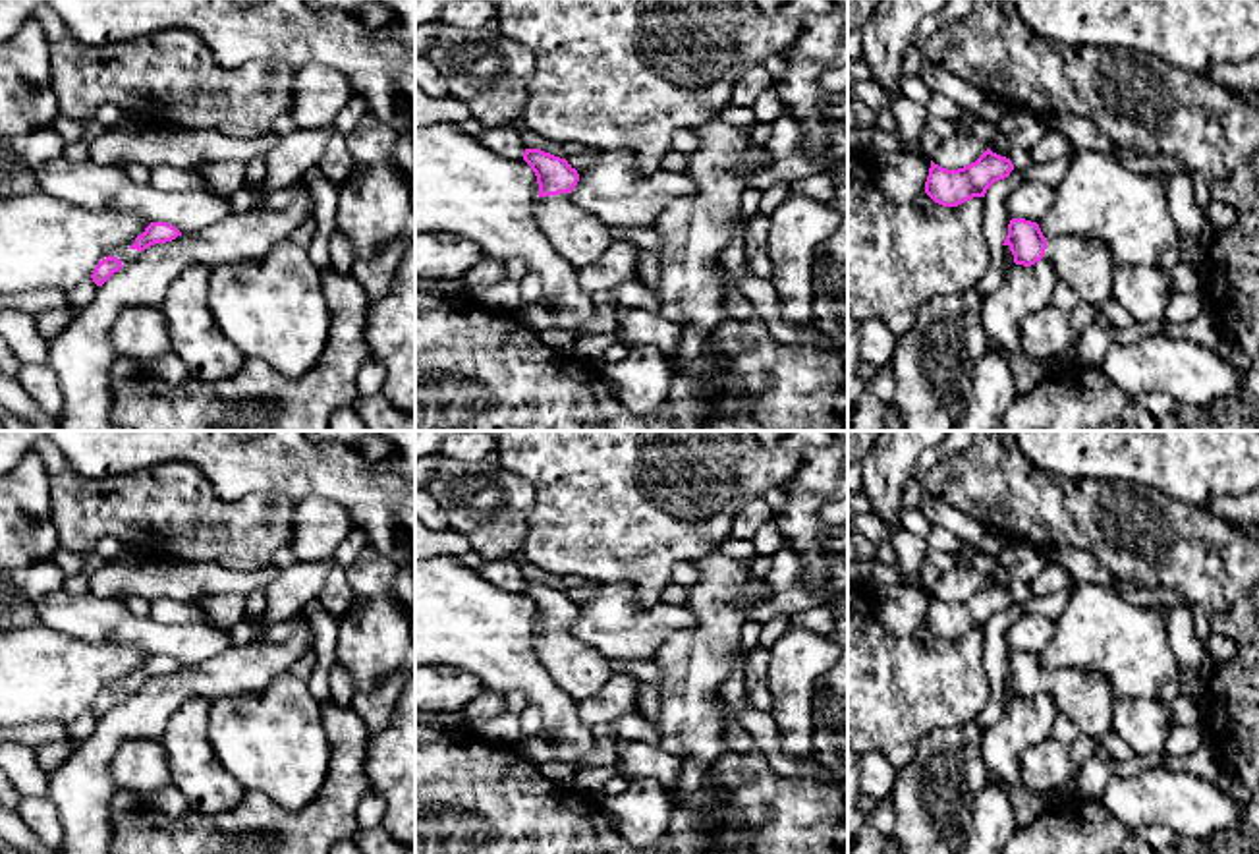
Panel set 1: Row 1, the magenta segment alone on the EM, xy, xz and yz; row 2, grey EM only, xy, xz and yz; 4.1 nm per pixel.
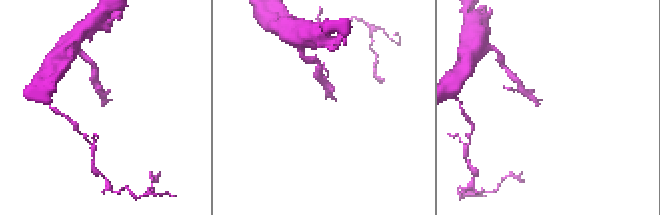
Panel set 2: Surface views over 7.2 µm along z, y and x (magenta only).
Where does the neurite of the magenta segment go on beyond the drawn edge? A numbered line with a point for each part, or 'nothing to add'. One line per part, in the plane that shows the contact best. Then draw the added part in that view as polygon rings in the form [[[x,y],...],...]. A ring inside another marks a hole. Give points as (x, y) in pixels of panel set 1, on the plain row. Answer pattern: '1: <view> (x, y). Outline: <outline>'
1: xz (582, 671). Outline: [[[570,626],[537,630],[533,649],[554,684],[577,701],[597,696],[614,674],[610,661],[577,640]]]

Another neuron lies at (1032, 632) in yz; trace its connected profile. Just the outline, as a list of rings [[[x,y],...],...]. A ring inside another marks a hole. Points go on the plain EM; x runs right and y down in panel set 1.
[[[1023,612],[1006,632],[1012,651],[1039,655],[1054,636],[1054,620],[1039,612]]]

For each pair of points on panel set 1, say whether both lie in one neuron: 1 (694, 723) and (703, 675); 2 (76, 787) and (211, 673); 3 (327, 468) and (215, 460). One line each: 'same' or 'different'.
1: same
2: same
3: same

